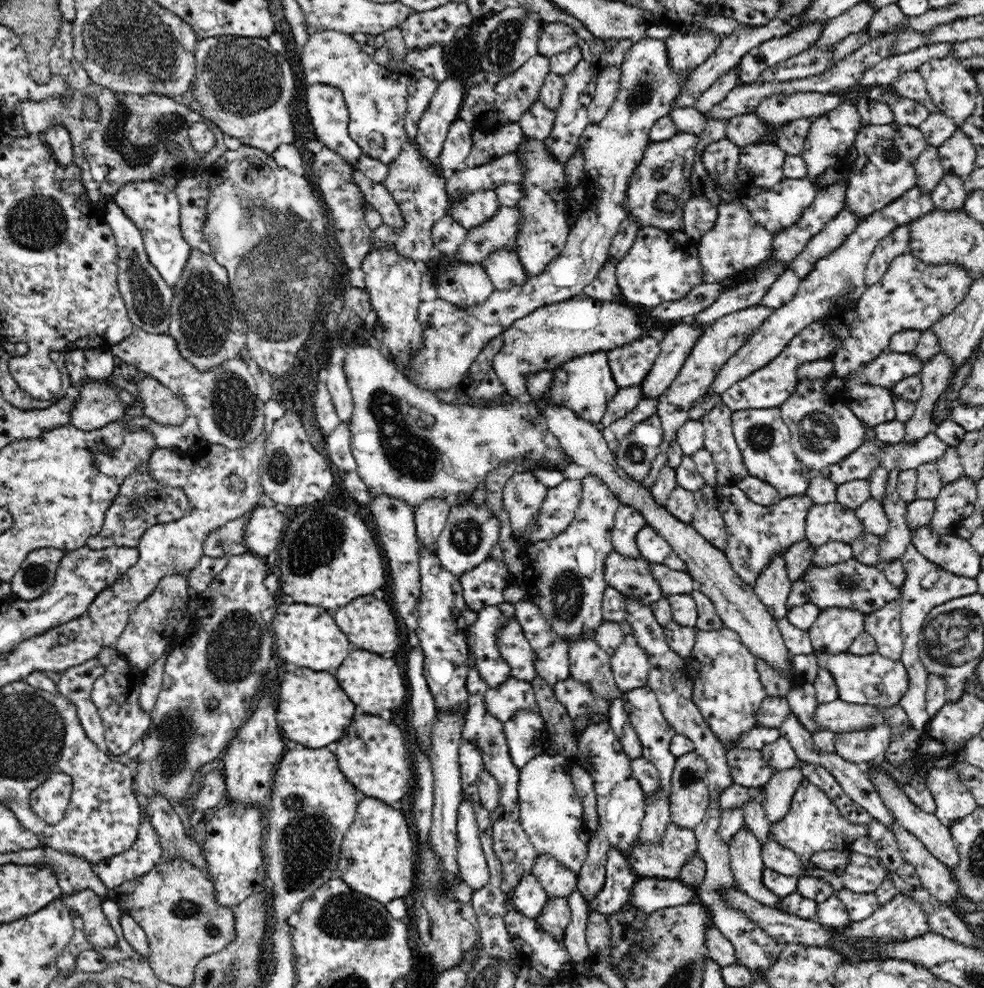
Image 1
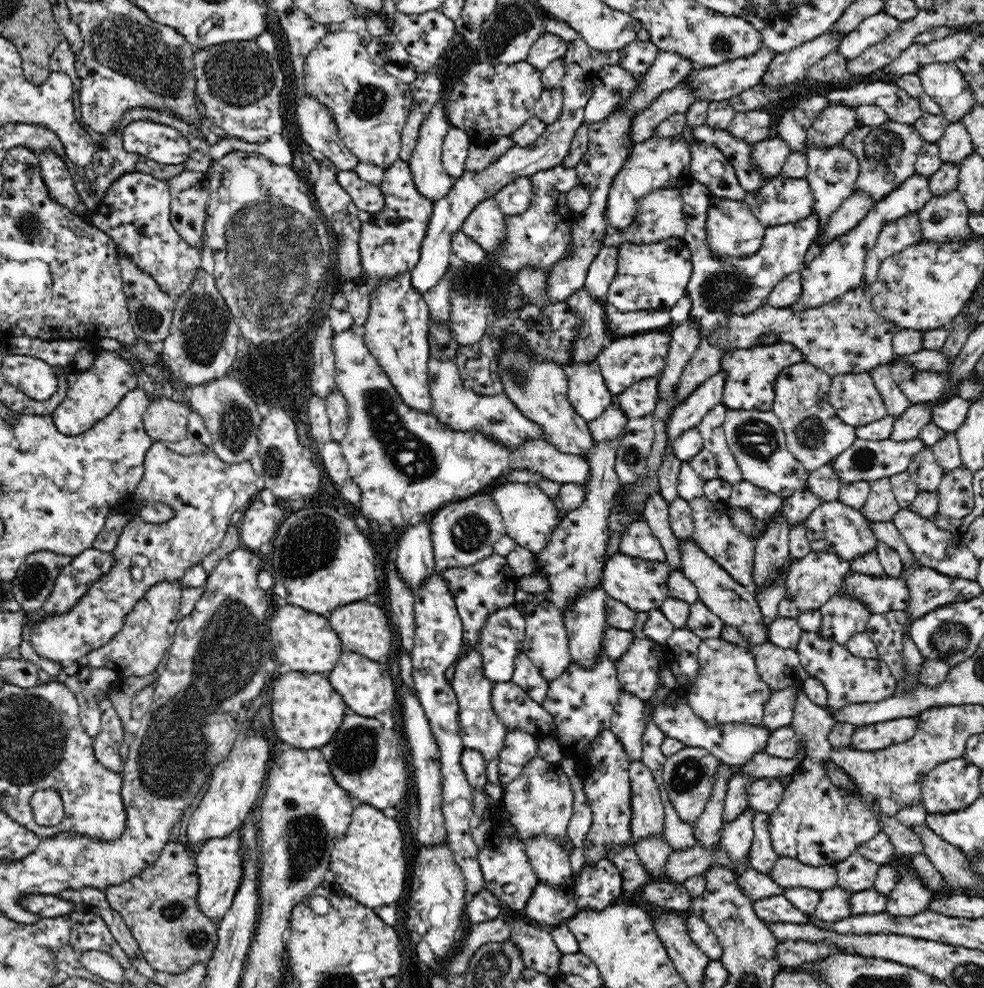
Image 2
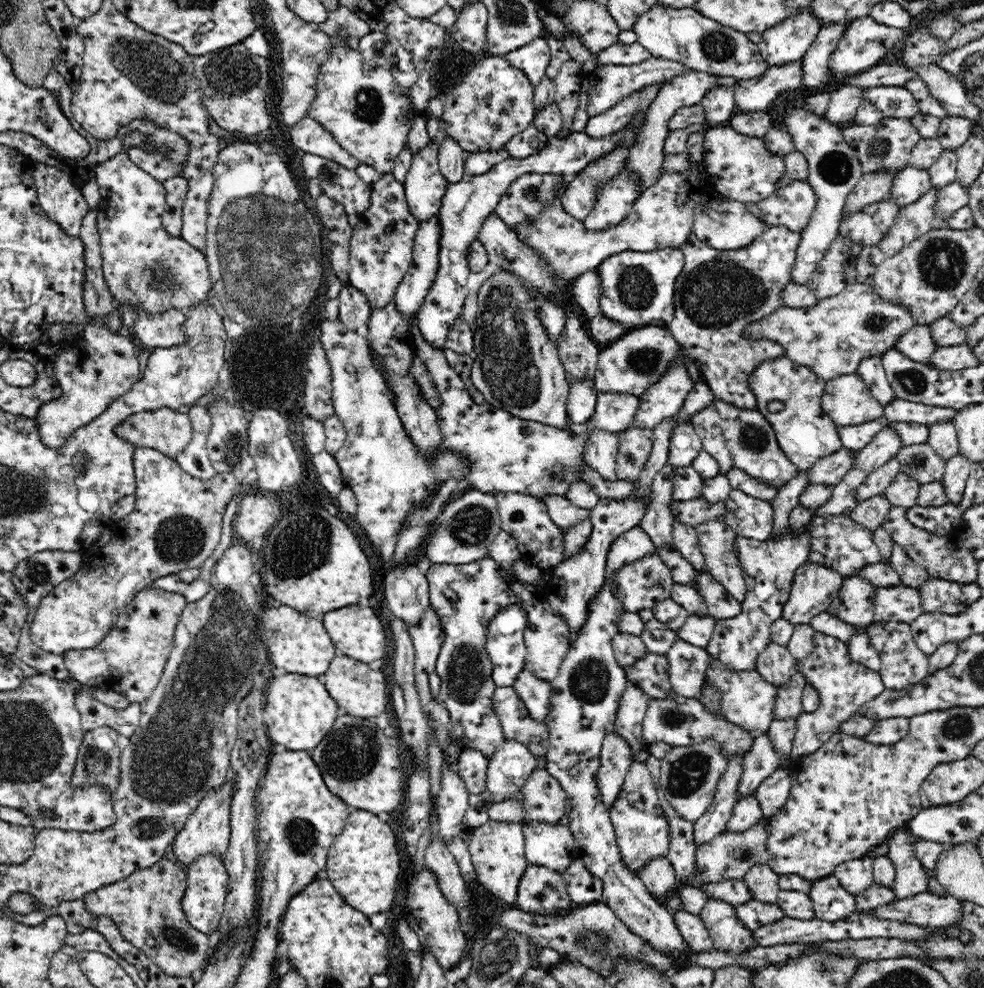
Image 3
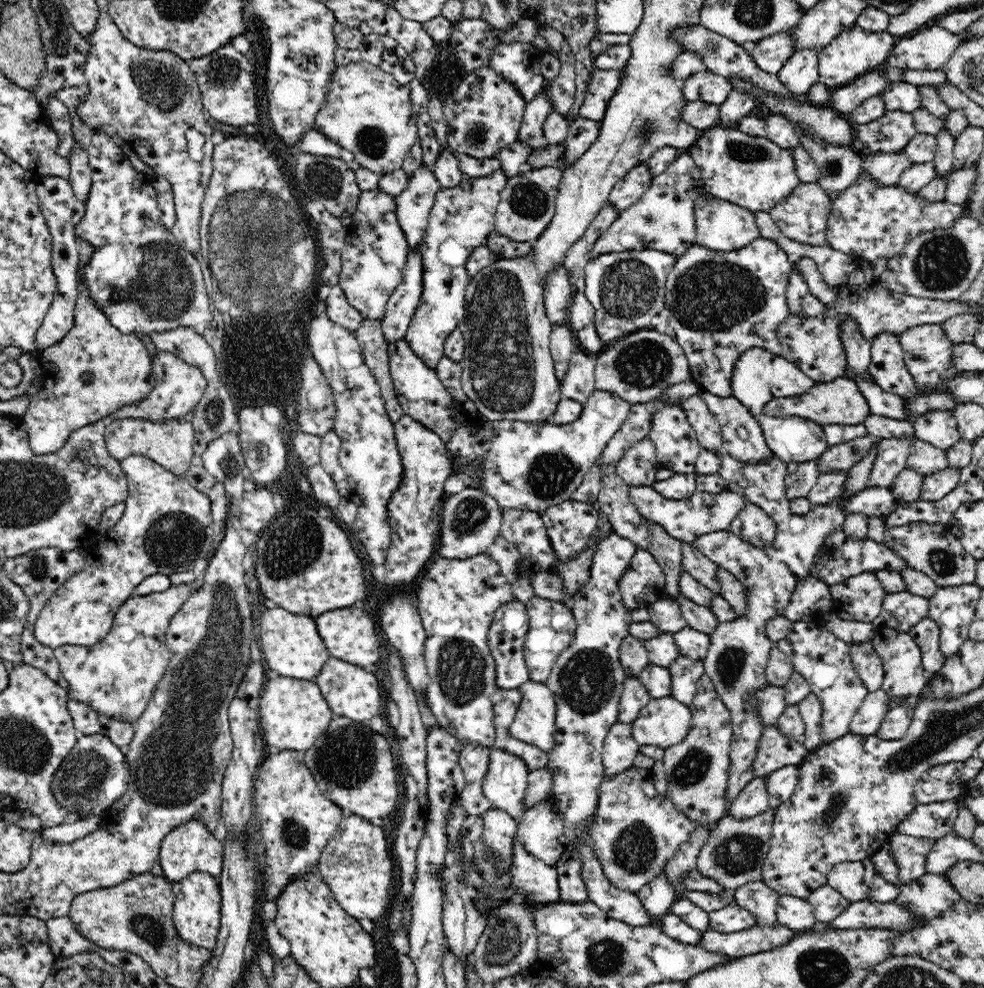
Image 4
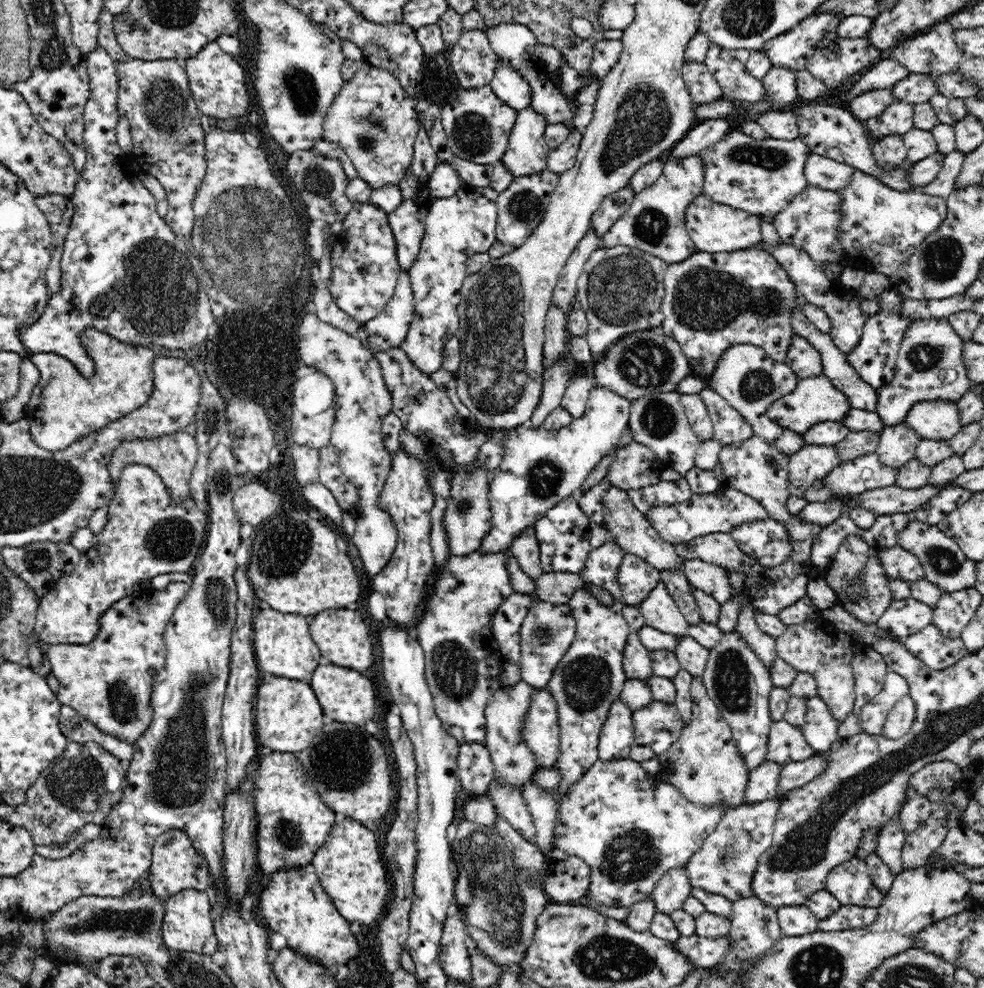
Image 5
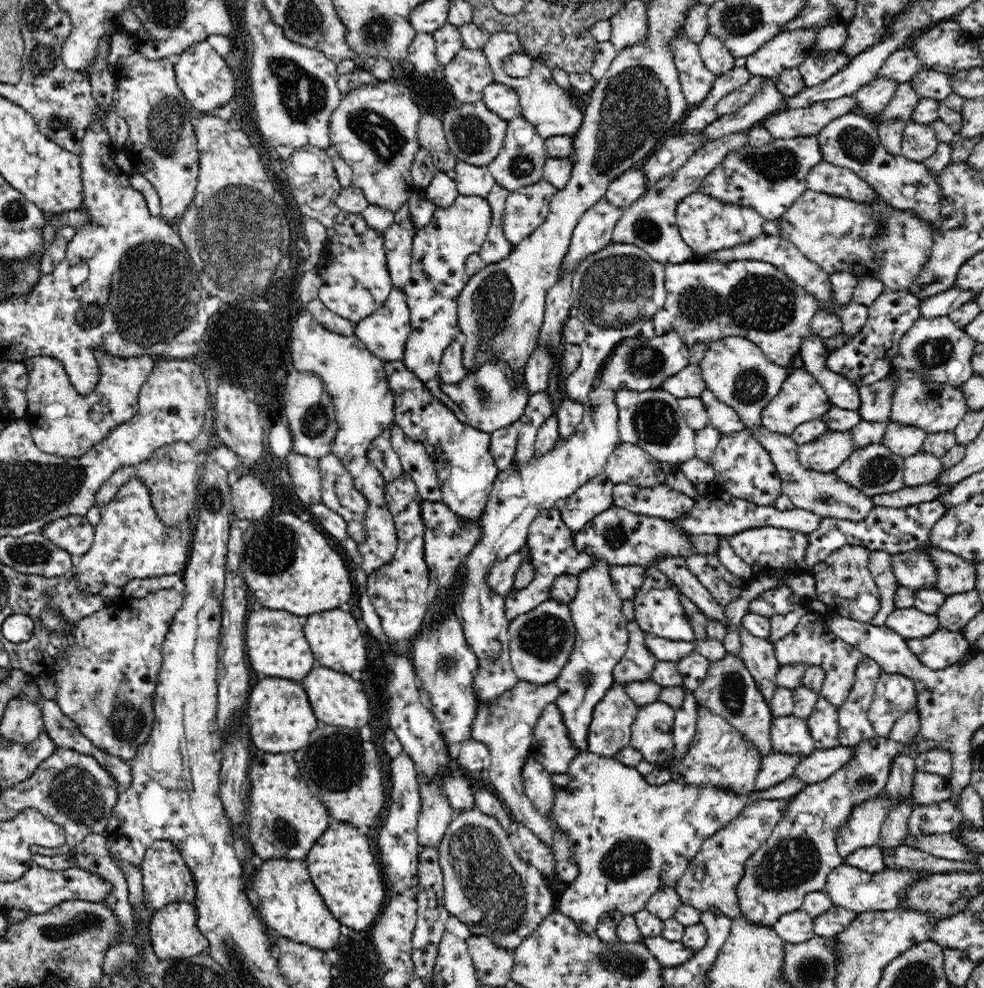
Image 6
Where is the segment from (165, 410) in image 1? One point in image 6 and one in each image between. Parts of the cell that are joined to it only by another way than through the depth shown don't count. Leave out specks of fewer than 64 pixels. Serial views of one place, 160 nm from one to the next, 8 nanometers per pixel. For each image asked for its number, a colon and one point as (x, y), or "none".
2: (165, 421)
3: (169, 430)
4: (170, 443)
5: (173, 457)
6: (172, 475)

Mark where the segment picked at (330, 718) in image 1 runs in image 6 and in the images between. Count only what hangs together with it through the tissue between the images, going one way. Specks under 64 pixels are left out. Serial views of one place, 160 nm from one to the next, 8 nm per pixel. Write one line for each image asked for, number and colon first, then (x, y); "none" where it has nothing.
2: (306, 710)
3: (299, 712)
4: (293, 713)
5: (288, 716)
6: (279, 718)

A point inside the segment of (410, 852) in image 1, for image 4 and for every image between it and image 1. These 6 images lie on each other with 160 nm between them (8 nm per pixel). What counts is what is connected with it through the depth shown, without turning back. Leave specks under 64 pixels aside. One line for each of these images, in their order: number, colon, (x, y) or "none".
2: (368, 862)
3: (363, 864)
4: (356, 865)

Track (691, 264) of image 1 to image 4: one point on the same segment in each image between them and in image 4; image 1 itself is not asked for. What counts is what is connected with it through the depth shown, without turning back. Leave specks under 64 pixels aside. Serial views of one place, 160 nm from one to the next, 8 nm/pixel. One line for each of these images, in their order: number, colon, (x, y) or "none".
2: (651, 276)
3: (636, 287)
4: (627, 289)

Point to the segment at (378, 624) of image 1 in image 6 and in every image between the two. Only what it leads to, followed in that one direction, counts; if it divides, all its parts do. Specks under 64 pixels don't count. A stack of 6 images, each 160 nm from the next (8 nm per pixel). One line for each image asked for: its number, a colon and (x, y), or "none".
2: (363, 628)
3: (356, 631)
4: (350, 634)
5: (343, 638)
6: (337, 641)

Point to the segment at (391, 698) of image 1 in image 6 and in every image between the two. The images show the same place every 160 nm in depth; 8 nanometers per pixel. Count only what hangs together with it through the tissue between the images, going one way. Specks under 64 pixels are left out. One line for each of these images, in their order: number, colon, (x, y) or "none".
2: (366, 686)
3: (360, 691)
4: (351, 691)
5: (346, 696)
6: (337, 700)

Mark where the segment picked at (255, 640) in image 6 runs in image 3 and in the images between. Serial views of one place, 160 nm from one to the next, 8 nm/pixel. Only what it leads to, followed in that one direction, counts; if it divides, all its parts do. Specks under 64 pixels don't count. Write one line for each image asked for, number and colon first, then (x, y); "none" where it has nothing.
3: (299, 643)
4: (291, 645)
5: (284, 647)

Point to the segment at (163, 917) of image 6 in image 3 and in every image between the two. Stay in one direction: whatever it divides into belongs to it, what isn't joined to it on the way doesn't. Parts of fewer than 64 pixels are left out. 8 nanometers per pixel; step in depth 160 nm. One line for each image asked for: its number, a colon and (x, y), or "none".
3: (203, 902)
4: (196, 913)
5: (188, 927)

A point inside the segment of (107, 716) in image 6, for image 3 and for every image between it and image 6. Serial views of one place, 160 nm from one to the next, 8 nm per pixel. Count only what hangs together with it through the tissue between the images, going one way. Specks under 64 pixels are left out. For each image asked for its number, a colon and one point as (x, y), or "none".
3: (130, 660)
4: (116, 677)
5: (109, 681)

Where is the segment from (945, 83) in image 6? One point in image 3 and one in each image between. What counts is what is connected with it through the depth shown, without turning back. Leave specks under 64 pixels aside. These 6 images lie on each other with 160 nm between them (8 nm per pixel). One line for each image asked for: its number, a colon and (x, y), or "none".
3: (894, 102)
4: (903, 96)
5: (915, 89)

